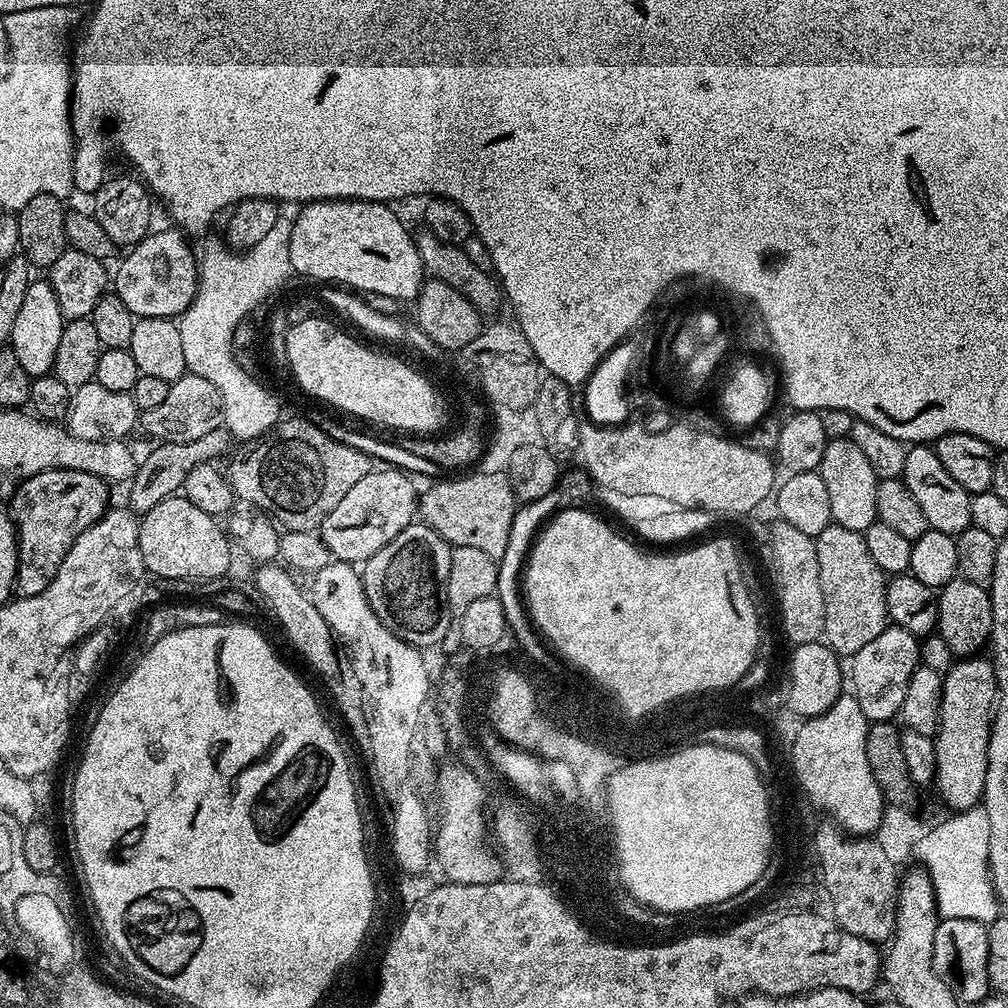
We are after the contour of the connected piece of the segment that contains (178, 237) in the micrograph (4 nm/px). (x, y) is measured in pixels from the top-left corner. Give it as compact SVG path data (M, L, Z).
M168 226L165 232L149 231L138 243L131 245L128 257L114 272L114 293L136 318L167 316L179 318L192 305L198 283L198 256L183 231Z

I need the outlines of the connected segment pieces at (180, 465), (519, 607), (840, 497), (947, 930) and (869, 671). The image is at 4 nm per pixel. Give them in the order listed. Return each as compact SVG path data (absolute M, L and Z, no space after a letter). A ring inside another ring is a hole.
M221 426L211 430L210 434L192 442L178 442L177 444L157 443L156 449L148 457L139 461L137 474L130 481L127 507L137 514L148 512L158 502L168 496L177 495L183 489L184 480L194 470L194 466L219 461L219 456L234 444L234 437L227 428Z
M573 467L573 472L565 471L561 475L560 481L546 494L546 498L529 500L523 506L517 507L516 517L510 526L510 538L506 542L506 554L498 562L500 573L496 583L495 595L500 597L506 622L508 623L508 632L516 635L516 640L534 657L543 657L544 650L537 647L539 635L534 631L534 625L526 611L525 601L522 599L522 569L526 564L526 557L534 543L534 537L541 531L542 525L551 520L557 512L562 512L570 508L579 508L587 505L587 500L593 499L593 485L590 476L583 467Z
M851 438L847 440L829 440L822 454L822 462L818 469L822 482L826 482L826 491L830 497L830 514L833 521L846 530L864 533L876 519L876 503L878 477L870 467L870 462L854 446Z
M970 918L941 919L934 934L934 970L950 986L961 1005L975 1006L990 995L988 987L988 959L990 942L988 925Z
M886 627L882 634L878 634L878 638L874 638L874 642L862 646L862 650L858 650L850 657L850 664L850 692L855 696L858 706L862 706L862 714L866 714L870 722L895 721L904 707L906 686L914 670L921 667L920 640L901 628Z

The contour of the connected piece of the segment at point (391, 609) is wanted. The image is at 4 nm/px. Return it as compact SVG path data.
M413 522L406 526L406 530L402 530L402 534L398 534L390 542L386 542L386 546L382 546L382 550L378 550L378 554L374 554L362 564L366 598L370 602L374 614L378 614L380 621L395 636L402 638L407 644L416 645L421 650L428 650L431 644L439 645L454 617L446 598L446 578L450 574L451 553L450 545L433 528L429 528L423 522Z

